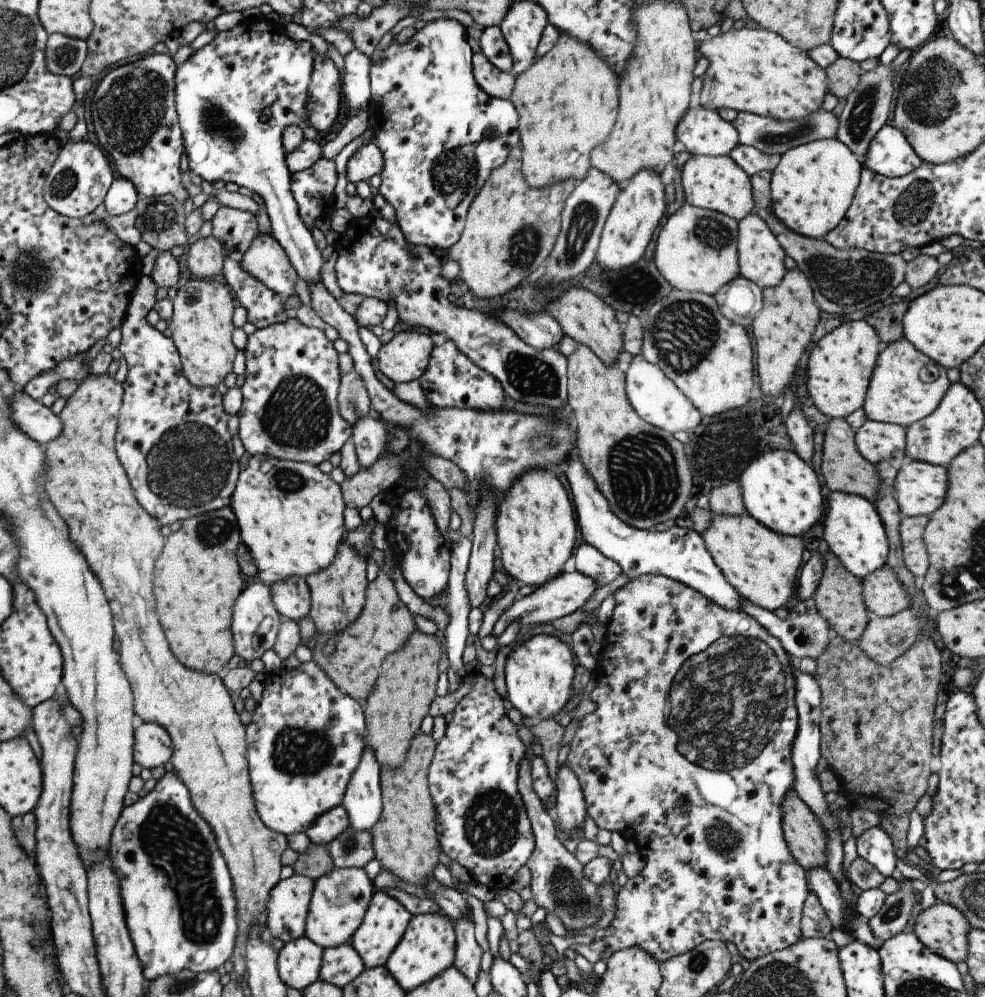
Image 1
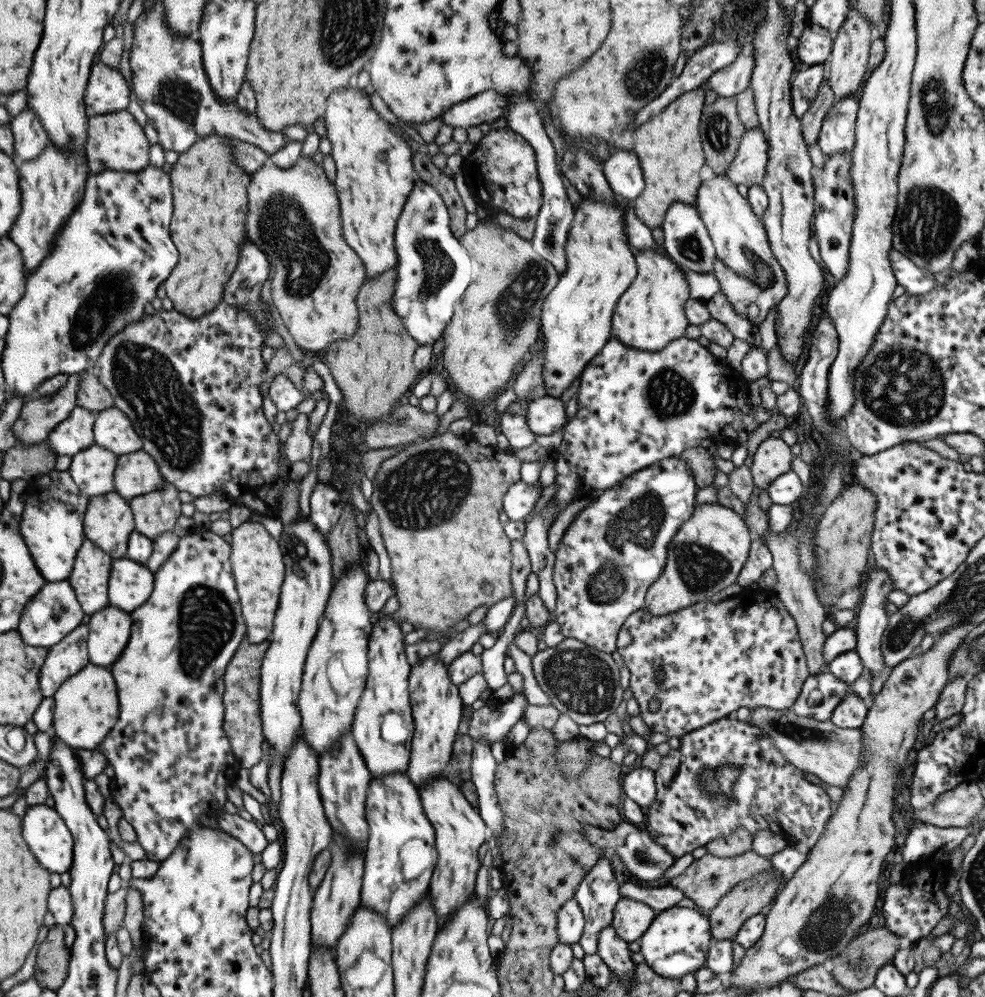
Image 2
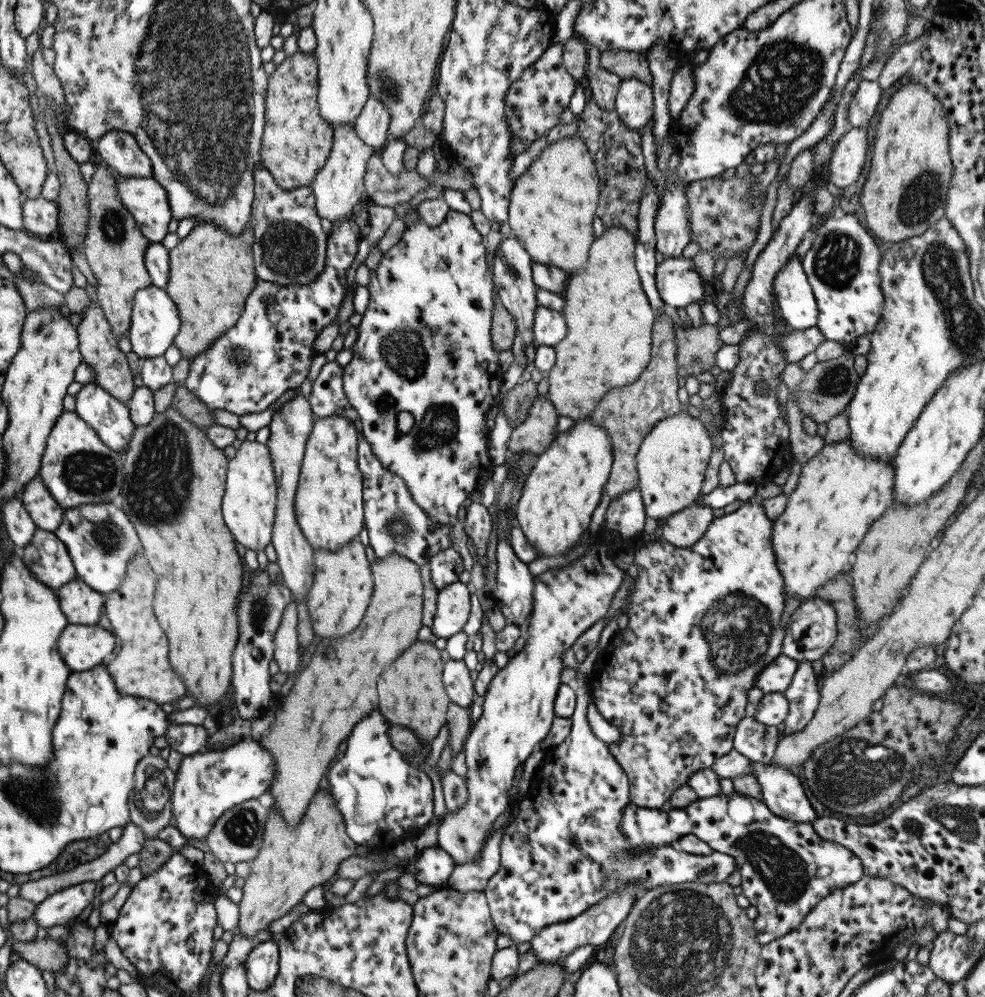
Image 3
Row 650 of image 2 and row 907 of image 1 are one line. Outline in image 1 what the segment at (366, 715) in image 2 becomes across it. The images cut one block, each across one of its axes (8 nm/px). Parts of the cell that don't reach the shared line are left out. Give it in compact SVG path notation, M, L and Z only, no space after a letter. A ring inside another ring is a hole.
M375 892L362 925L354 932L350 942L362 958L365 968L378 968L387 964L388 958L406 933L410 920L412 920L412 914L398 900L388 896L386 892Z

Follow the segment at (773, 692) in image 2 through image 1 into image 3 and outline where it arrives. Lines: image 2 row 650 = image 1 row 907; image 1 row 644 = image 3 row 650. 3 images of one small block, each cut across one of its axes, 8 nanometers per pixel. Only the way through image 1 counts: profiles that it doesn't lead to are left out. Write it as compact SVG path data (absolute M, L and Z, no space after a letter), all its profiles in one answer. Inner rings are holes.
M754 495L741 503L738 510L731 514L719 514L710 524L704 537L690 548L676 548L661 537L656 542L650 541L646 546L635 548L633 573L636 582L633 584L634 594L627 604L625 614L628 615L626 629L619 630L594 662L591 673L591 700L596 710L622 733L622 740L617 744L608 745L609 751L624 769L629 778L631 801L636 806L660 809L662 804L672 797L672 794L689 781L690 775L704 768L712 768L717 758L728 754L733 749L732 739L738 723L751 708L747 701L748 690L755 686L757 676L762 669L778 656L782 655L782 640L785 630L780 625L784 612L784 580L772 550L772 524L770 518L762 510L762 498Z

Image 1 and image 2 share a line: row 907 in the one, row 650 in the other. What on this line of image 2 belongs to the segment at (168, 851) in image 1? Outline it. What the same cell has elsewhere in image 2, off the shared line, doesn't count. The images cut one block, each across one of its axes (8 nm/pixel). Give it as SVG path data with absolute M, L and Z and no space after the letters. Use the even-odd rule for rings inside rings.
M196 528L186 536L179 538L179 544L174 553L168 557L168 560L154 574L154 589L148 600L130 613L133 622L130 640L126 648L124 648L122 655L110 666L115 685L117 686L120 714L118 715L116 725L106 734L98 749L108 758L108 763L114 768L115 773L112 778L113 787L110 796L120 806L122 816L134 827L138 844L141 844L142 848L146 851L145 858L153 861L162 862L162 860L166 860L176 850L180 840L188 834L188 830L203 824L202 816L206 816L212 810L212 806L214 806L214 812L224 809L224 804L227 801L226 788L235 784L236 774L238 774L241 768L241 764L238 762L238 758L234 756L233 749L230 746L228 735L226 735L226 731L223 729L223 716L225 713L223 703L225 684L223 676L225 675L227 665L234 657L237 649L243 642L243 638L247 634L239 595L236 591L235 579L233 578L230 554L229 544L207 528Z

